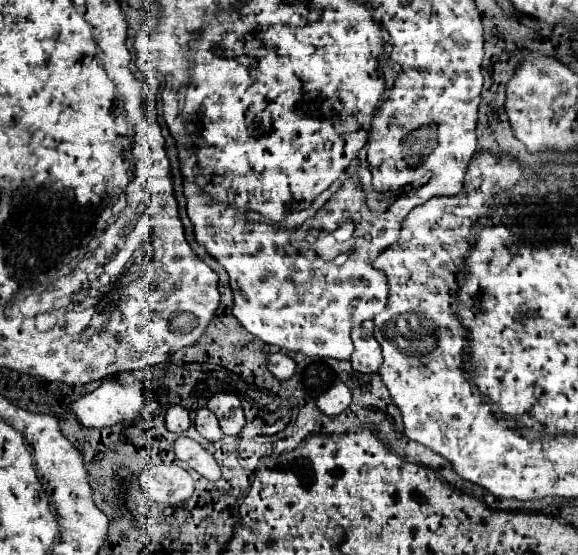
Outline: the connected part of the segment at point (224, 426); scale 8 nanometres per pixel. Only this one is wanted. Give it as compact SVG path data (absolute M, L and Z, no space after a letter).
M215 392L209 398L207 408L217 416L223 434L235 436L245 426L245 416L243 416L241 400L233 392Z

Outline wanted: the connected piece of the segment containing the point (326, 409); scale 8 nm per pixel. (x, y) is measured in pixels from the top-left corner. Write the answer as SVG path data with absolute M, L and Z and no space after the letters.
M343 382L333 384L327 392L323 392L317 398L319 410L327 416L337 416L337 414L345 412L349 408L349 404L351 404L351 390Z

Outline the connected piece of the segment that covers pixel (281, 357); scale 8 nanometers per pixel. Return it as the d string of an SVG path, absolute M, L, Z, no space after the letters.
M279 352L279 354L271 354L271 356L269 356L267 368L269 368L269 372L271 372L275 378L279 378L279 380L289 380L289 378L295 374L297 364L295 364L293 358L289 358L289 356L285 356L285 354Z

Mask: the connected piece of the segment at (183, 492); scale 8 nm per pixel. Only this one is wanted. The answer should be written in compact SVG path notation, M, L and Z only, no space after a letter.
M175 464L149 466L139 482L143 492L155 502L183 502L195 490L191 474Z

